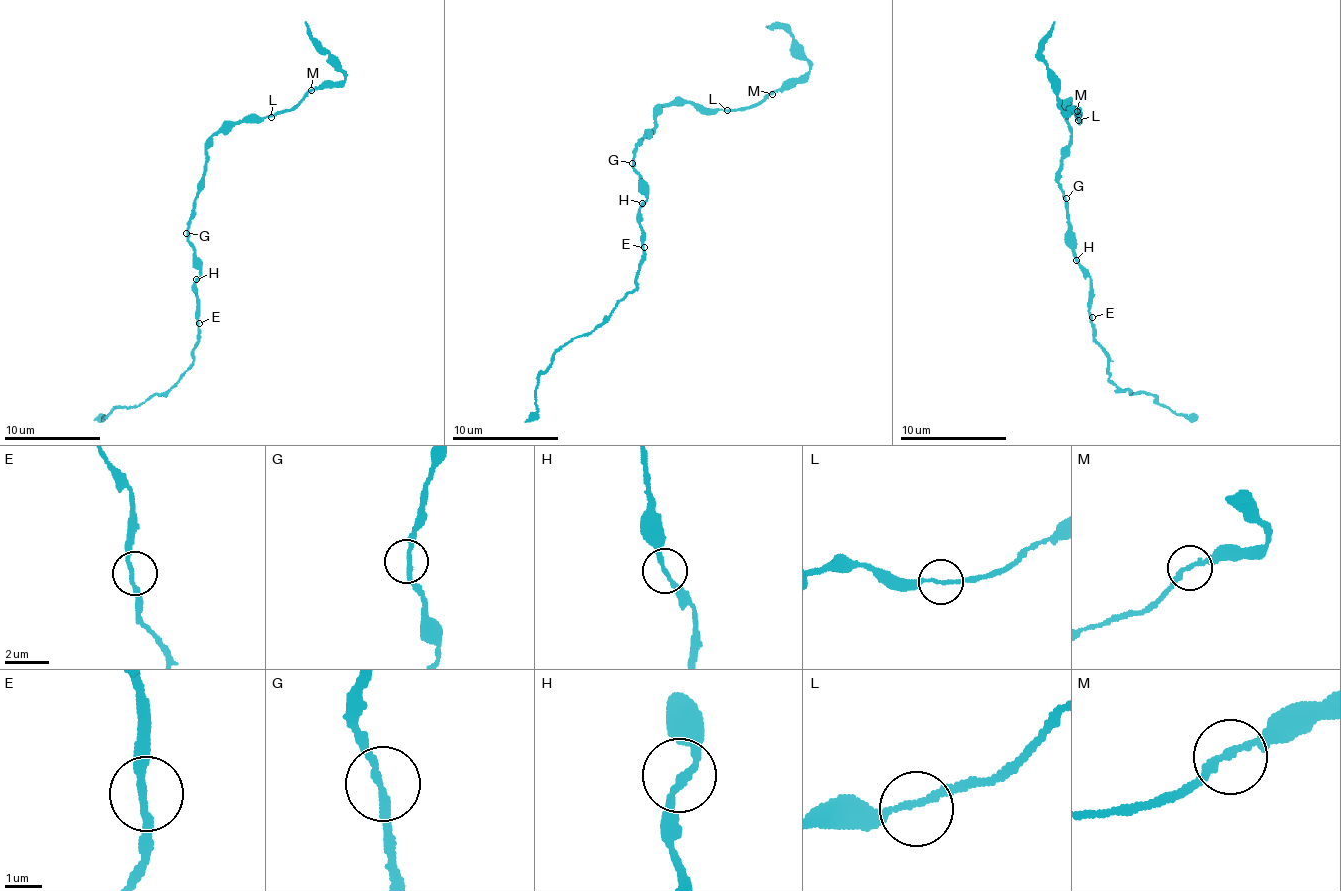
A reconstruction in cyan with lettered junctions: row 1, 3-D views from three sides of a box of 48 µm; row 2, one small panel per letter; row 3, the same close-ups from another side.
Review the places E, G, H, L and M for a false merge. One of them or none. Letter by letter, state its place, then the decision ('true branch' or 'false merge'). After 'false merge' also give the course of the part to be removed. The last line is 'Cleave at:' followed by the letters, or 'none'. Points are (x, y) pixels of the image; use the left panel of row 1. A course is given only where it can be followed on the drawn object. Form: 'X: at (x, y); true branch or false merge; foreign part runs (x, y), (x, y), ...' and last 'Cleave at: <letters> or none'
E: at (199, 323); true branch
G: at (186, 233); true branch
H: at (196, 279); true branch
L: at (271, 117); true branch
M: at (311, 90); true branch
Cleave at: none

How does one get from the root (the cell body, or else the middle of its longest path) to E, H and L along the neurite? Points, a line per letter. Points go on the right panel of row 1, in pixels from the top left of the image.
E: (1066, 197), (1068, 243), (1073, 257), (1082, 265), (1082, 272), (1089, 281), (1092, 317)
H: (1066, 197), (1068, 243), (1076, 260)
L: (1066, 197), (1058, 182), (1060, 162), (1071, 144), (1065, 106), (1065, 108), (1070, 105), (1078, 120)

